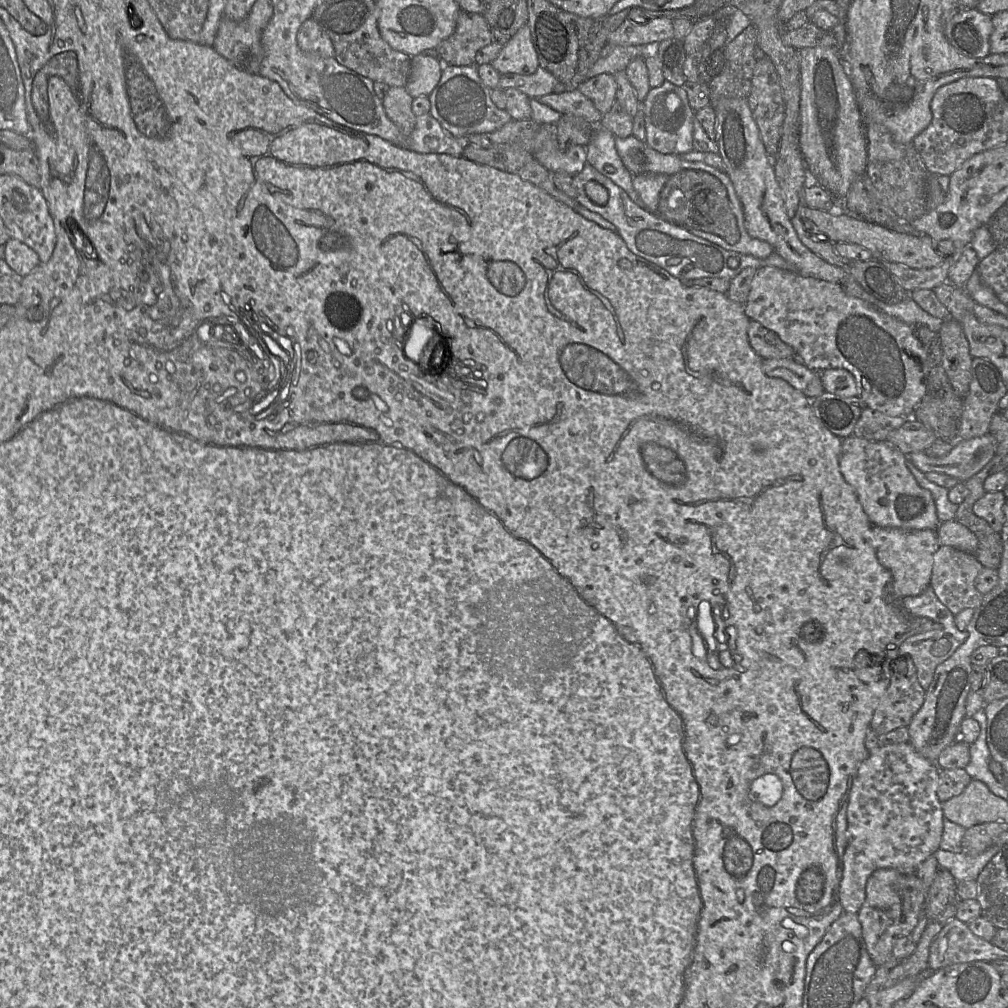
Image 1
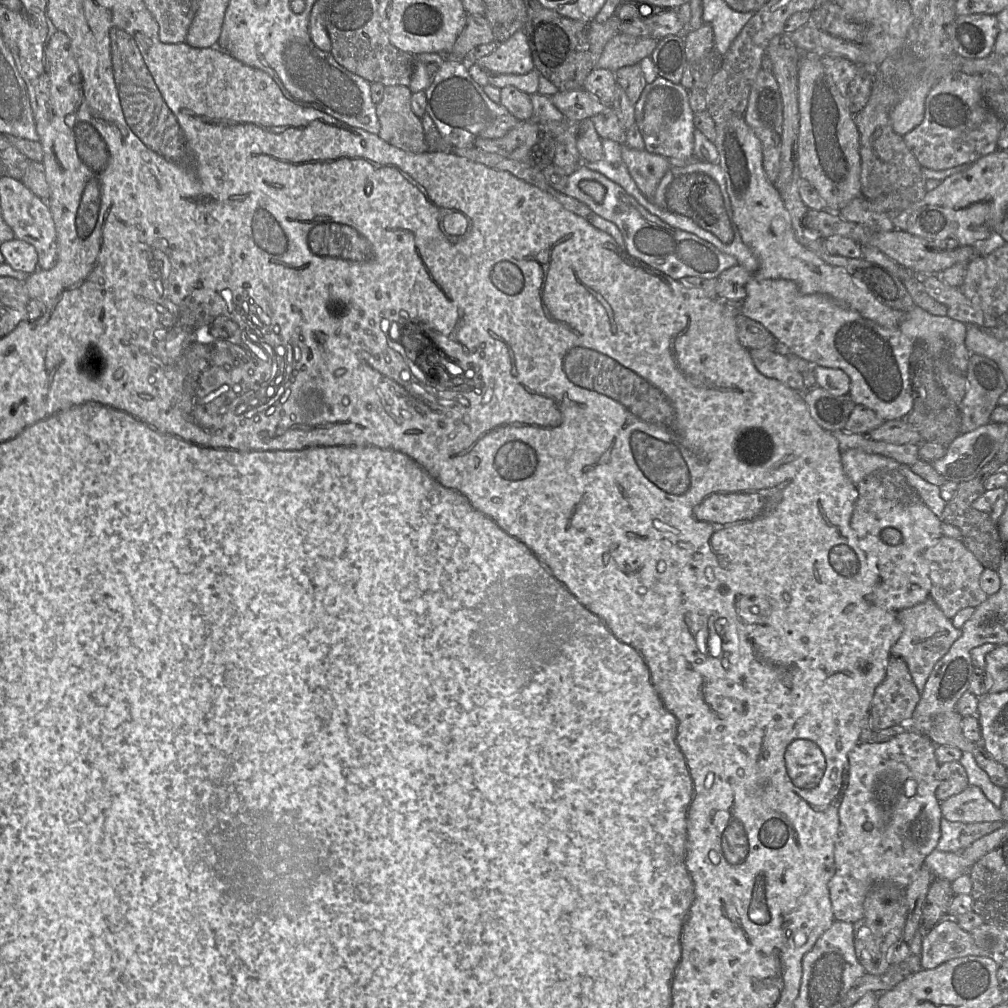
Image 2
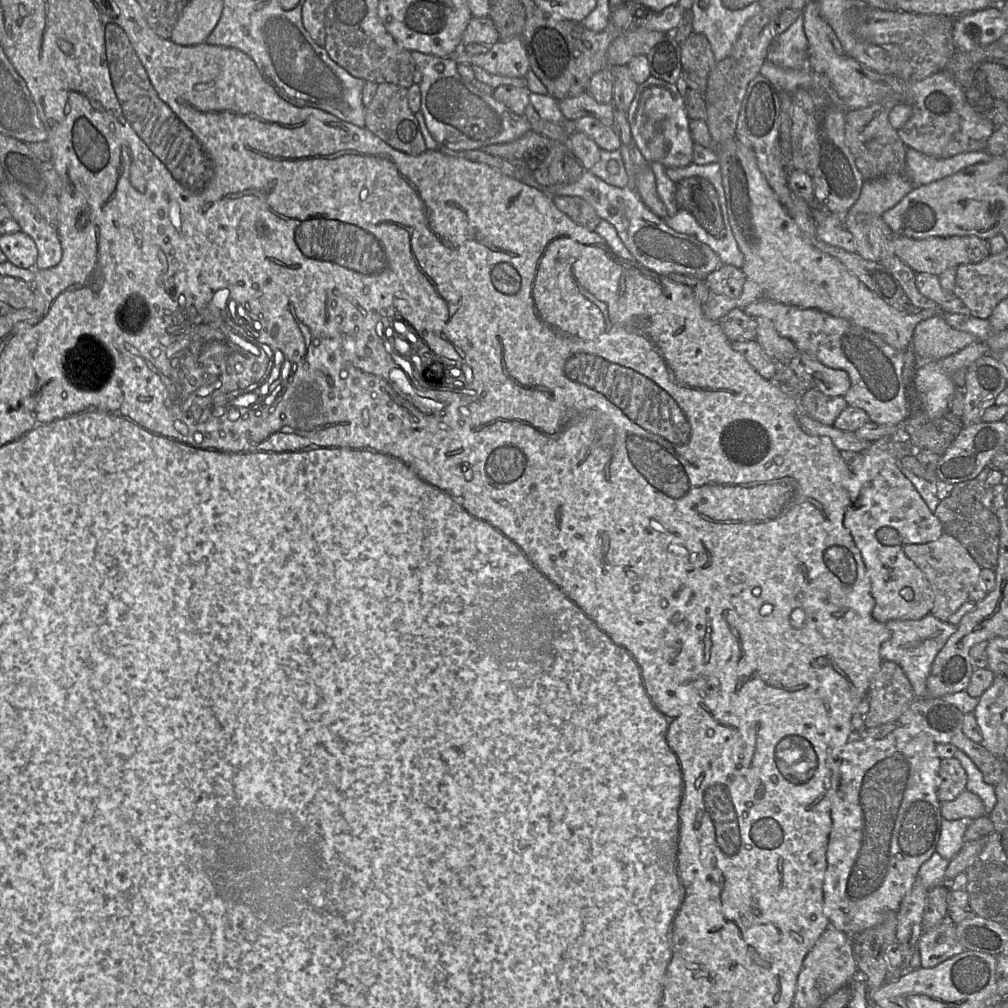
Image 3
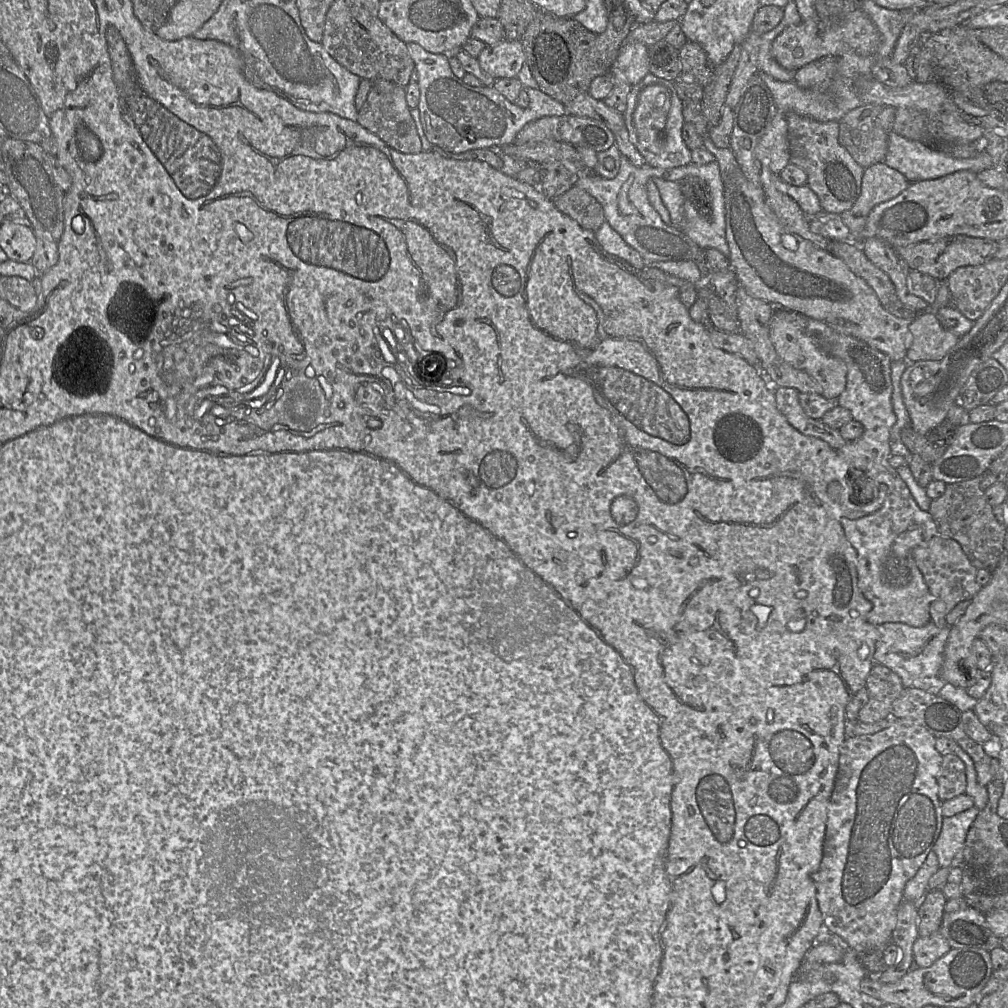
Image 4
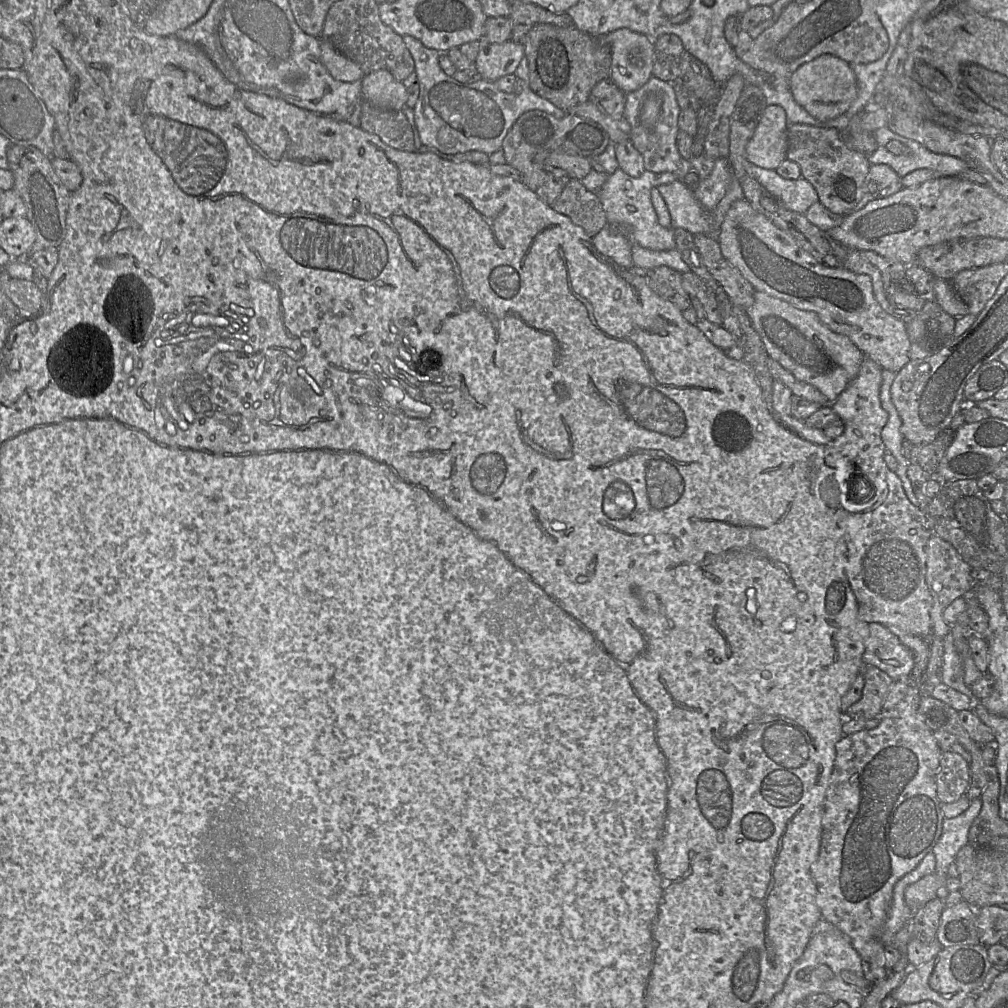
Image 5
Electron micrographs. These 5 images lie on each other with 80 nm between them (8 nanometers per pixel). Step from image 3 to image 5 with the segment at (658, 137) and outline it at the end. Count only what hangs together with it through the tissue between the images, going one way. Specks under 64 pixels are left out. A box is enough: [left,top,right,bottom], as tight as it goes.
[624,75,692,183]

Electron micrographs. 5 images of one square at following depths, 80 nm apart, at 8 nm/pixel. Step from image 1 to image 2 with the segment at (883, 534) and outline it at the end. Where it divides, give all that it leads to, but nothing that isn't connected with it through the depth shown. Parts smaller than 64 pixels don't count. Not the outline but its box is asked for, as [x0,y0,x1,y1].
[850,471,943,611]

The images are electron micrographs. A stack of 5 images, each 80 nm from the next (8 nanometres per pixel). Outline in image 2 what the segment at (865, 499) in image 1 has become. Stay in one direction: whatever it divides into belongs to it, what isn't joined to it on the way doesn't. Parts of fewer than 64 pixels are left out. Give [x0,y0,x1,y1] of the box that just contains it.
[841,449,900,485]

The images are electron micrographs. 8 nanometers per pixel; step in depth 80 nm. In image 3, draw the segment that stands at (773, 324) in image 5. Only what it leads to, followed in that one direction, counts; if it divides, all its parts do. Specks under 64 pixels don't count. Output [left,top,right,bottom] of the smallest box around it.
[800,352,850,396]

